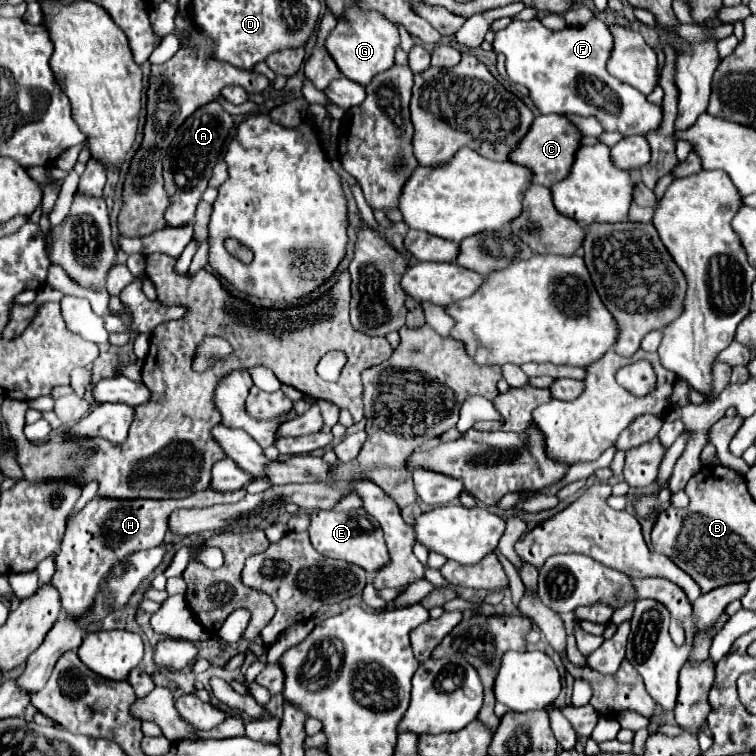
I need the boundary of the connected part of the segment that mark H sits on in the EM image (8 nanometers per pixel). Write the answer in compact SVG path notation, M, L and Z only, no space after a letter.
M202 490L180 500L90 500L86 508L68 518L62 546L56 554L56 574L52 578L60 592L62 608L68 616L82 616L94 602L102 576L112 568L114 562L136 550L148 550L164 540L168 516L176 508L208 508L216 504L238 502L246 496L246 490L228 494Z

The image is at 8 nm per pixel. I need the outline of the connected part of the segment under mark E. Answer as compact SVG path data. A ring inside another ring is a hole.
M364 508L354 510L354 512L336 512L336 510L326 510L326 512L312 512L310 514L310 528L308 528L312 546L322 554L322 556L332 556L338 560L346 560L350 564L362 566L366 572L374 572L388 560L388 550L380 532L380 524L366 514Z

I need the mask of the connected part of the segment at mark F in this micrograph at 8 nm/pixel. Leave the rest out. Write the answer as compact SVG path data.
M592 18L584 26L568 26L564 30L548 30L540 20L514 20L496 32L494 50L506 56L510 80L530 90L530 98L540 114L572 112L594 116L606 132L620 132L622 136L646 136L662 124L662 106L648 102L642 92L606 72L612 34L598 18Z

